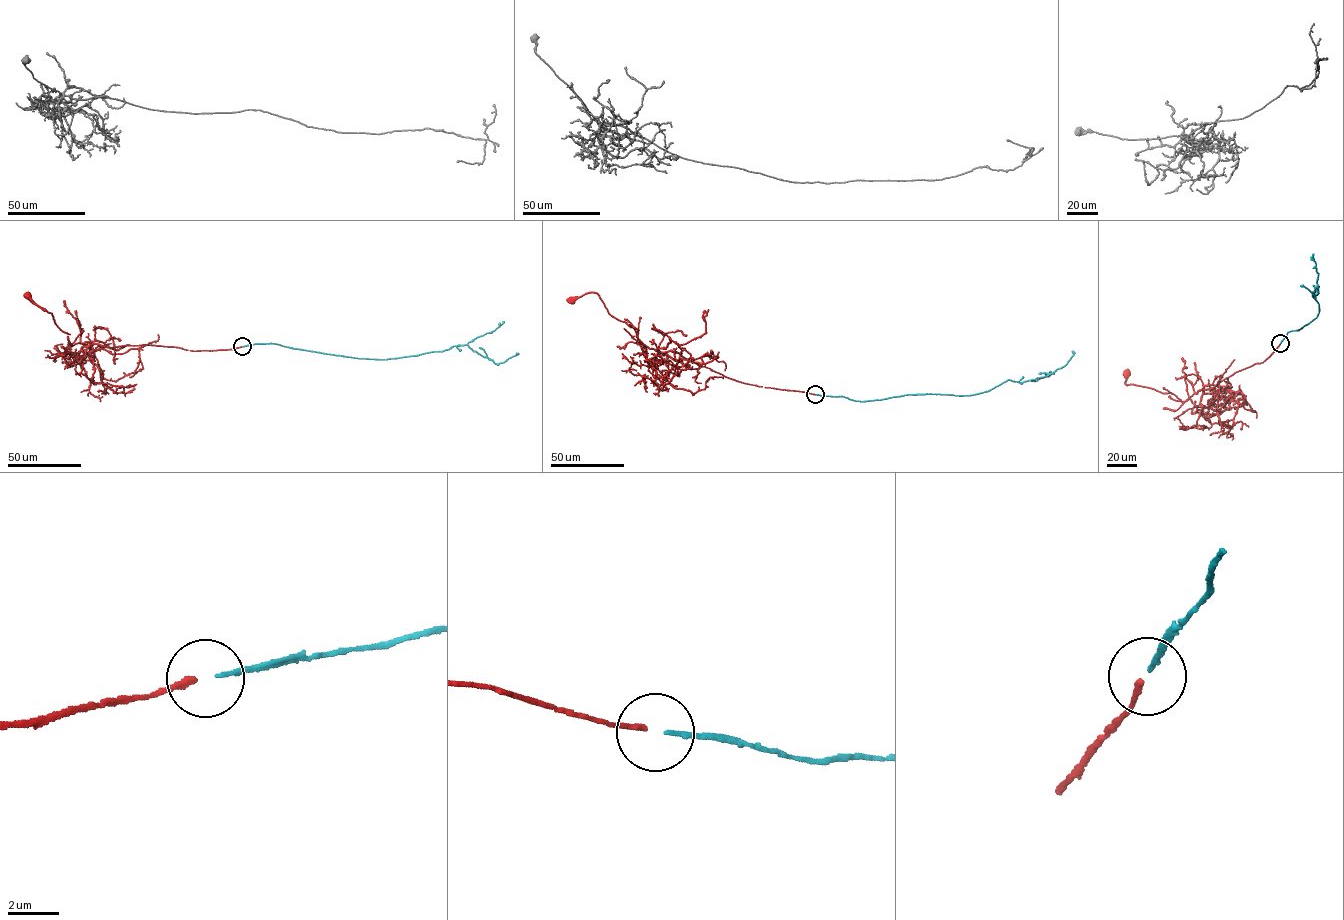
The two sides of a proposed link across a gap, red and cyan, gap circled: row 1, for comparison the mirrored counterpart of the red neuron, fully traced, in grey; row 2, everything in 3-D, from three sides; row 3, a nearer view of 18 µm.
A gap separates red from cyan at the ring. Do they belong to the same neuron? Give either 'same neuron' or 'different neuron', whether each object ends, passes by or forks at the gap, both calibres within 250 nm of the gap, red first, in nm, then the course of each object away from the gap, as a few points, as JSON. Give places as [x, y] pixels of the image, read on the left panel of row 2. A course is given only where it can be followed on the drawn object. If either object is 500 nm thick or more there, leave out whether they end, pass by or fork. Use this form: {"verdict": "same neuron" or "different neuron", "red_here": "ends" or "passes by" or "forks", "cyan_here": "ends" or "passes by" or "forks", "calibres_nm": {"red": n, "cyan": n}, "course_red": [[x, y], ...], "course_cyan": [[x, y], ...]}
{"verdict": "same neuron", "red_here": "ends", "cyan_here": "ends", "calibres_nm": {"red": 240, "cyan": 140}, "course_red": [[242, 347], [194, 351], [87, 342], [70, 346], [52, 313], [28, 296]], "course_cyan": [[243, 346], [271, 343], [336, 355], [384, 360], [466, 345], [498, 364], [517, 353]]}

